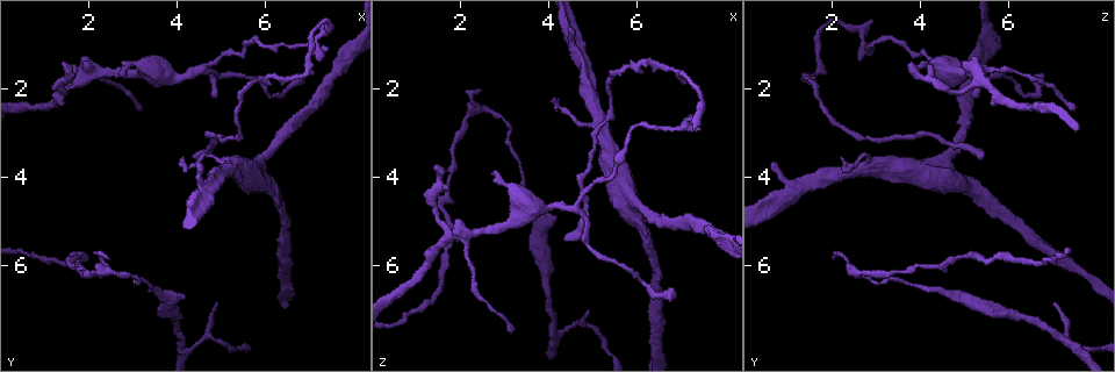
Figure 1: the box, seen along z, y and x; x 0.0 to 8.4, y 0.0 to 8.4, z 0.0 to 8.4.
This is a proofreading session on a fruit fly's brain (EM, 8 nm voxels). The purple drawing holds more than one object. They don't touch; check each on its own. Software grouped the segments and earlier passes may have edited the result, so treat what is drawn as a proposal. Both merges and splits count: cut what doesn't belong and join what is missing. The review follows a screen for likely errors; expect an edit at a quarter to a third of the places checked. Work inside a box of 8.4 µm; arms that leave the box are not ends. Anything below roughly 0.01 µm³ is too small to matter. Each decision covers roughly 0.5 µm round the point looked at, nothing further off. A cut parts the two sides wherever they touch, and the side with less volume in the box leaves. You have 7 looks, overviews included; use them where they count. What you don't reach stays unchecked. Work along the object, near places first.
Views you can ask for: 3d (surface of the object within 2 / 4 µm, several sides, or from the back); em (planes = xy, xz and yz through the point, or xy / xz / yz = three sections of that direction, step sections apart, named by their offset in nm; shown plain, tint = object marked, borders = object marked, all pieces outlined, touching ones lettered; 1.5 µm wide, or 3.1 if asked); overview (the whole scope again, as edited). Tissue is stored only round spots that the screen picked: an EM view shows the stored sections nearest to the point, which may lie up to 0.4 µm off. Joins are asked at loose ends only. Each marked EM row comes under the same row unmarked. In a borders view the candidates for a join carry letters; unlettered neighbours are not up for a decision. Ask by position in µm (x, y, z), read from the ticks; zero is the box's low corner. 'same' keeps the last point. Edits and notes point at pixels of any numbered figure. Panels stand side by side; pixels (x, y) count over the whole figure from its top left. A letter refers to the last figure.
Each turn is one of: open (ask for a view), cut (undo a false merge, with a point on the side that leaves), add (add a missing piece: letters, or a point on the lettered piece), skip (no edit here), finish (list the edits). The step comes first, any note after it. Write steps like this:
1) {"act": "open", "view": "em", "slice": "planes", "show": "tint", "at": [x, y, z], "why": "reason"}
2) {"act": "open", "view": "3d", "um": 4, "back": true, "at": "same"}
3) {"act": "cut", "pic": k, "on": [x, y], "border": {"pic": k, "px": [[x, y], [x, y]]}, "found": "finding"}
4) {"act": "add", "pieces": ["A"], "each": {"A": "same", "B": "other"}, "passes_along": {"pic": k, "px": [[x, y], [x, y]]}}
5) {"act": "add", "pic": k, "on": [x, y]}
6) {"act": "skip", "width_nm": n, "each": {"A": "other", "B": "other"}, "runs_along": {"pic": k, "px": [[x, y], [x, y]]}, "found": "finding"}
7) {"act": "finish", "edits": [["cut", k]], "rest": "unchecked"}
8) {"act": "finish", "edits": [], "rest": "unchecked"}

{"act": "open", "view": "em", "slice": "planes", "show": "tint", "at": [2.35, 6.10, 2.45], "why": "abrupt turn"}

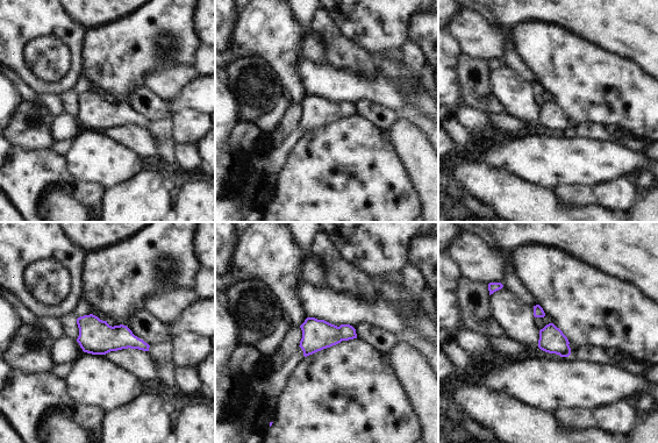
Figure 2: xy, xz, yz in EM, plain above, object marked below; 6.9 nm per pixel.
{"act": "open", "view": "em", "slice": "planes", "show": "borders", "at": "same"}

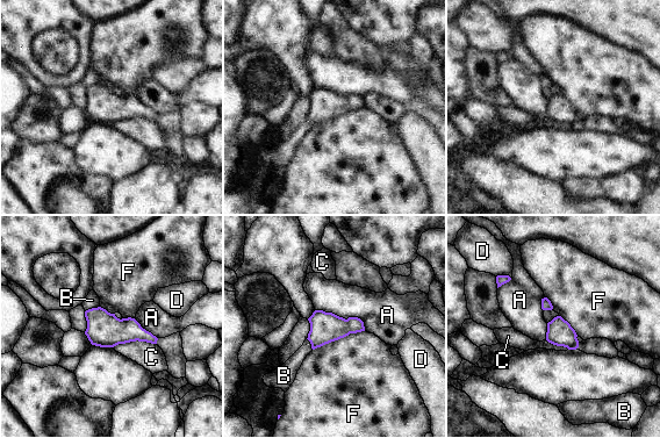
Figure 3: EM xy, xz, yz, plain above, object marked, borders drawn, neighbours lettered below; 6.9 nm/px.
{"act": "skip", "each": {"A": "other", "B": "other", "C": "other", "D": "other", "F": "other"}, "border": {"pic": 3, "px": [[364, 330], [350, 332], [313, 350]]}, "found": "all the same cell"}

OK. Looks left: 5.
{"act": "open", "view": "3d", "um": 4, "back": true, "at": [4.15, 7.85, 7.55], "why": "sharp bend"}

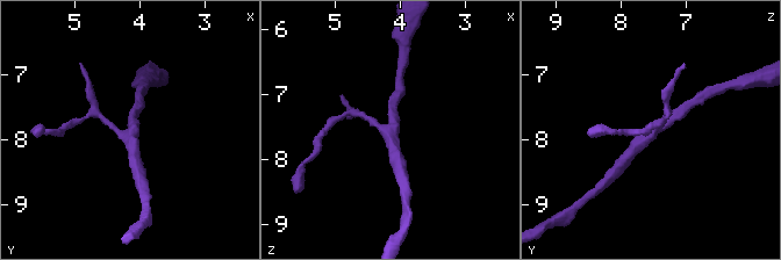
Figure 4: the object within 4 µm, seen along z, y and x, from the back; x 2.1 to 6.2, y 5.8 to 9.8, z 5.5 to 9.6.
{"act": "open", "view": "em", "slice": "planes", "show": "tint", "at": [4.15, 7.85, 7.50], "why": "now the EM"}

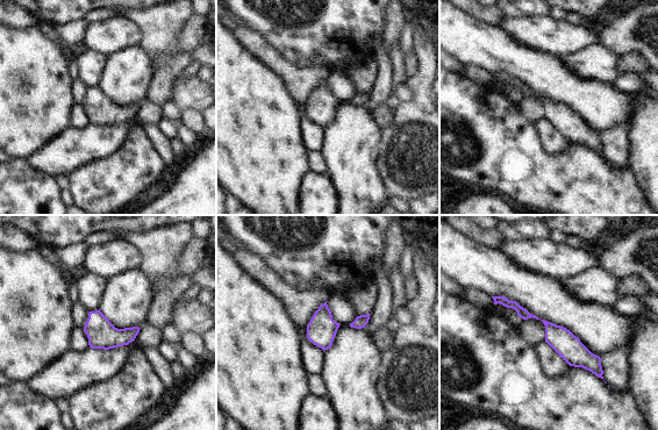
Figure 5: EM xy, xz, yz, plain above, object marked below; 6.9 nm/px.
{"act": "open", "view": "em", "slice": "planes", "show": "borders", "at": "same"}

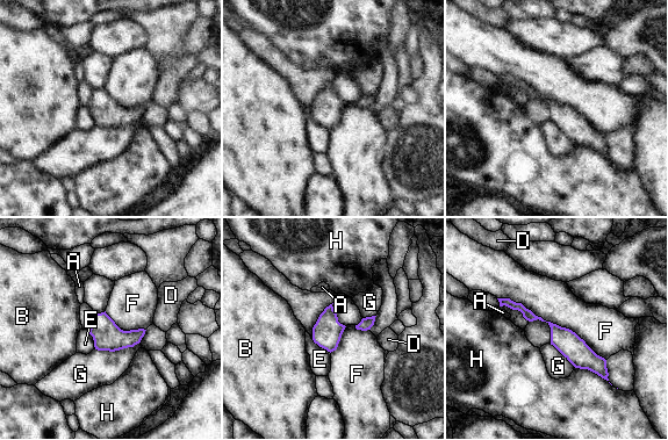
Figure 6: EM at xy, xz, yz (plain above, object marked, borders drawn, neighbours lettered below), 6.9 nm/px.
{"act": "skip", "each": {"A": "other", "B": "other", "D": "other", "E": "other", "F": "other", "G": "other", "H": "other"}, "border": {"pic": 6, "px": [[497, 297], [570, 329], [605, 360]]}, "found": "all the same cell"}

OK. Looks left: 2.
{"act": "open", "view": "em", "um": 3.1, "slice": "xz", "step": 16, "show": "borders", "at": [7.25, 0.50, 1.90], "why": "abrupt turn"}

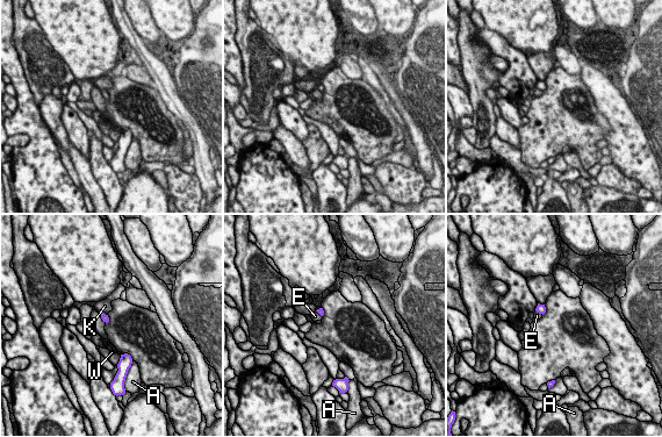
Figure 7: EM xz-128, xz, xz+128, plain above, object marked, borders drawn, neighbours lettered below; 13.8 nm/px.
{"act": "skip", "each": {"A": "other", "E": "other", "K": "other", "W": "other"}, "found": "all the same cell"}

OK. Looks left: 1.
{"act": "finish", "edits": [], "rest": "unchecked"}

